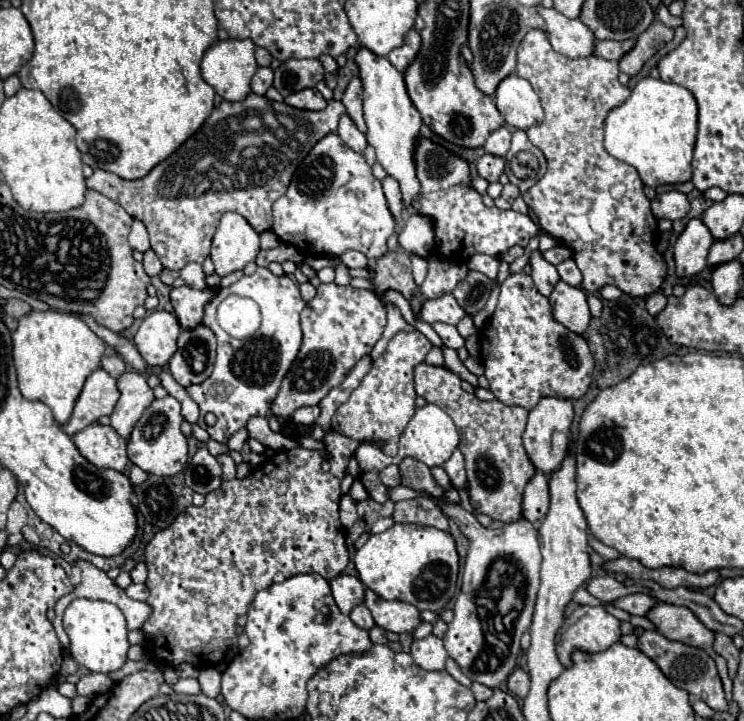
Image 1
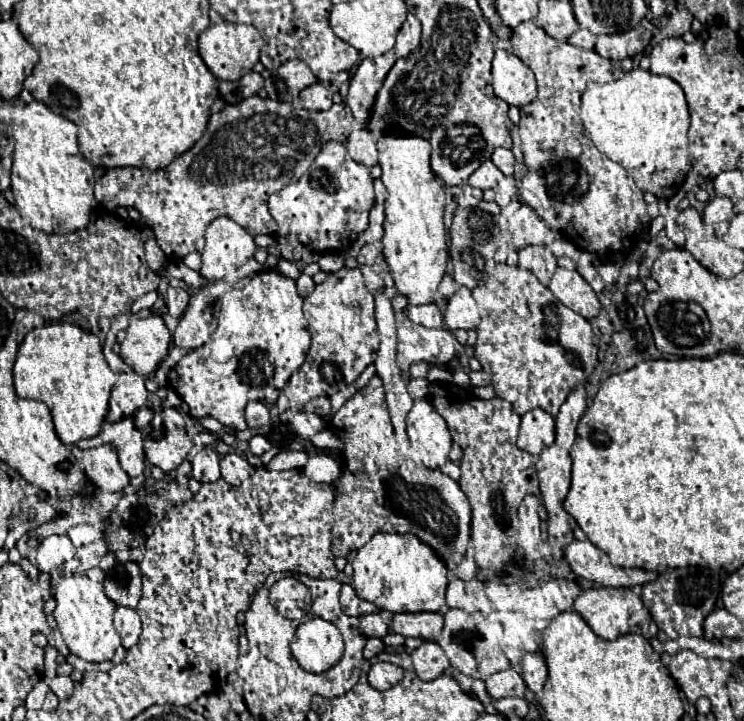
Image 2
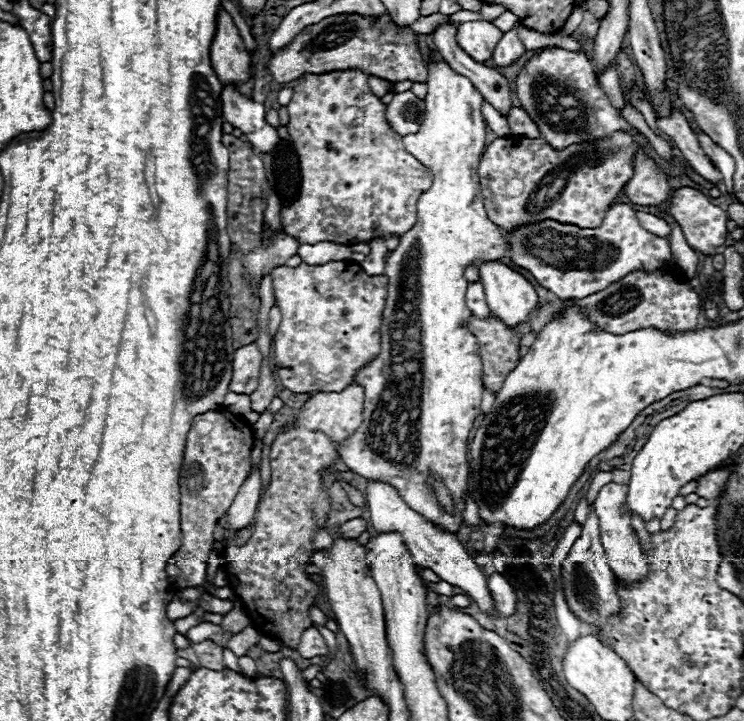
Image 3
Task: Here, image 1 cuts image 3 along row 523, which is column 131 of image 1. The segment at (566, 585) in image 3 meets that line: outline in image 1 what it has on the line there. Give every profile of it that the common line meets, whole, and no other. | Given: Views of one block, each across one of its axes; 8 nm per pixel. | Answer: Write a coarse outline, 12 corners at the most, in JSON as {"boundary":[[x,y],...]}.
{"boundary":[[132,584],[126,594],[132,600],[148,600],[150,590],[146,584]]}

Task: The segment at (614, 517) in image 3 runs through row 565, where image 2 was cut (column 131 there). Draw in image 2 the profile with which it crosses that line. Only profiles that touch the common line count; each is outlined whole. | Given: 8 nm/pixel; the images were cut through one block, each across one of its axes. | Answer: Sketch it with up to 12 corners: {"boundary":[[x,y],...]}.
{"boundary":[[116,606],[114,628],[124,648],[138,644],[140,618]]}

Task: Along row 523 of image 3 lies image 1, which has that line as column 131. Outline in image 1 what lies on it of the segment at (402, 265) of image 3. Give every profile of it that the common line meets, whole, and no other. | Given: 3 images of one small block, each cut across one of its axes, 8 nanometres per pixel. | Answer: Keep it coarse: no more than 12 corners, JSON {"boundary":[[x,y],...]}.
{"boundary":[[154,400],[128,440],[130,462],[154,476],[188,462],[180,402]]}

